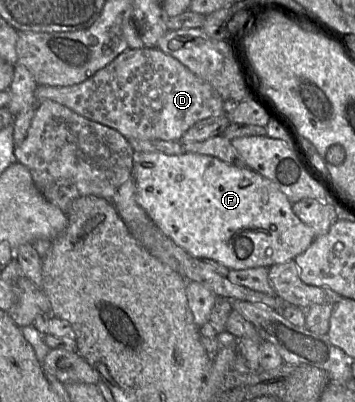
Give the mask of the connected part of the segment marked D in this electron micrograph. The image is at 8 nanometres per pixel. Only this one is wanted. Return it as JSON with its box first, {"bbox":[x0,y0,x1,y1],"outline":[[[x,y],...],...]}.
{"bbox":[37,48,227,141],"outline":[[[158,48],[128,49],[82,83],[37,85],[37,101],[51,100],[117,130],[127,139],[180,141],[196,122],[226,113],[227,104],[206,82]]]}

